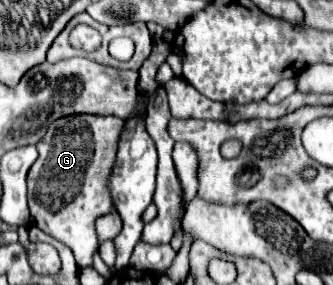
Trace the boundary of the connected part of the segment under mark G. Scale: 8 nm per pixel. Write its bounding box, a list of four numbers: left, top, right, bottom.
[28,114,124,268]

